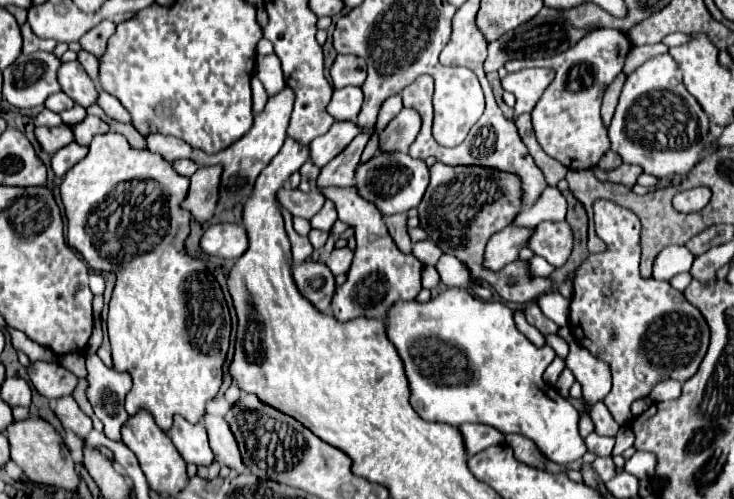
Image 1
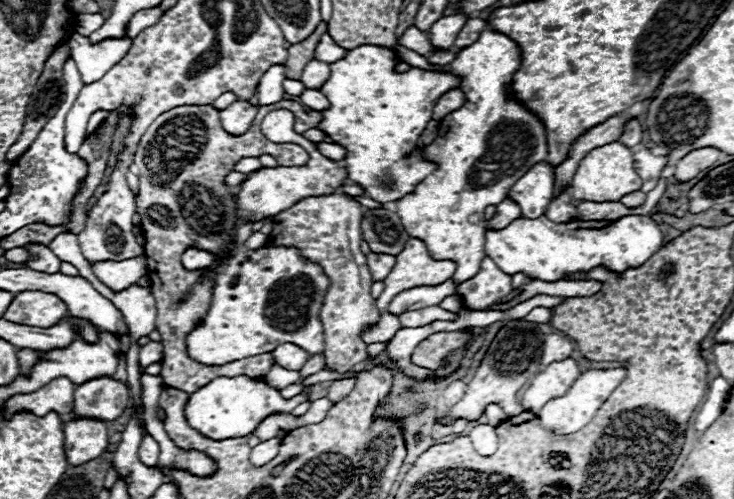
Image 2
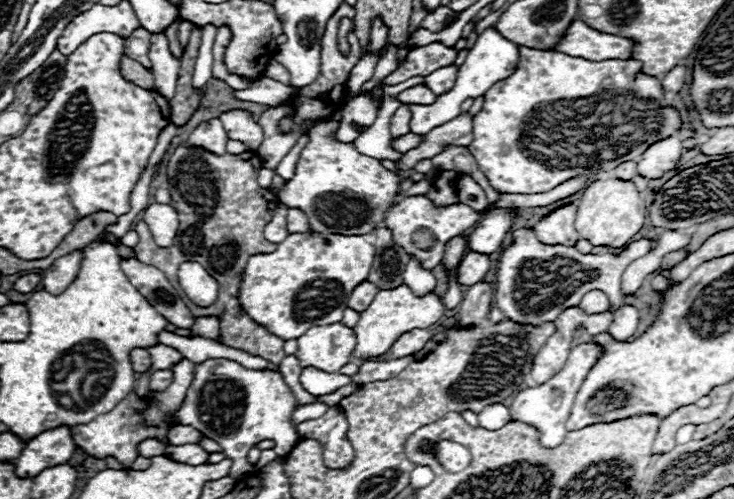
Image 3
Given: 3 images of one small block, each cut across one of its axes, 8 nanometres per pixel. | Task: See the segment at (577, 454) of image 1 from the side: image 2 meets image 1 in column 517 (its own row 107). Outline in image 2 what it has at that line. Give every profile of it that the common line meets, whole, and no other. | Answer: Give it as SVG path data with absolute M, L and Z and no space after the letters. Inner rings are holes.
M358 46L346 50L342 60L330 64L330 78L320 88L330 100L330 108L320 110L322 120L316 128L346 148L342 164L348 172L348 180L360 184L364 192L380 204L396 202L414 192L416 184L438 170L438 164L424 160L424 148L418 146L418 140L432 120L436 100L460 84L460 78L452 72L396 72L396 64L398 58L392 48Z

